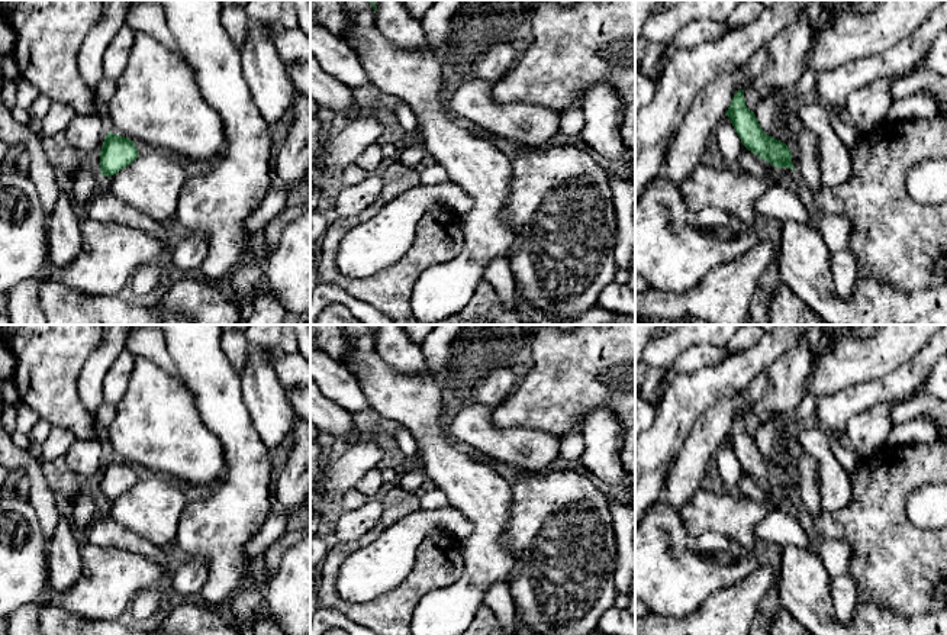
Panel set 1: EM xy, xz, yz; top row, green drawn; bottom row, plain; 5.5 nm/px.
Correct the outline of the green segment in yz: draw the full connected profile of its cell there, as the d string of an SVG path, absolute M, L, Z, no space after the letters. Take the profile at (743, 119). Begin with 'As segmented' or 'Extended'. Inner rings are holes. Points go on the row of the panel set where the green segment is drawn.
As segmented. M738 90L725 113L738 133L743 145L758 158L776 168L796 168L792 164L792 152L785 142L769 136L760 126L756 115L745 106L744 90Z

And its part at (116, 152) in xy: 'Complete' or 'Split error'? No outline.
Complete

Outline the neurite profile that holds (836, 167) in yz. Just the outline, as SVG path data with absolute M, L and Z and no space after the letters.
M818 100L795 106L801 123L818 138L819 177L824 187L838 187L850 178L853 165L848 148L837 136L830 120L830 109Z

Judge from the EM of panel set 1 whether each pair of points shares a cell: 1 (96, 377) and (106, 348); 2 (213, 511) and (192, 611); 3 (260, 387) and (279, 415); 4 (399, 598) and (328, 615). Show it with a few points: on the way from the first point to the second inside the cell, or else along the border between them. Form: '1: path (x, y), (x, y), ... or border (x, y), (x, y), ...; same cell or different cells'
1: path (96, 370), (105, 355); same cell
2: border (196, 598), (219, 609); different cells
3: path (263, 395), (271, 408); same cell
4: border (325, 606), (334, 608), (351, 619); different cells

